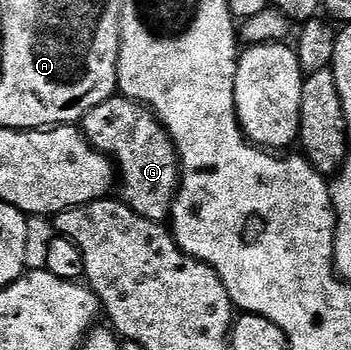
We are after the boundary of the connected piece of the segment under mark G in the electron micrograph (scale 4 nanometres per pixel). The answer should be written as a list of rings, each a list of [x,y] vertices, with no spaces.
[[[115,95],[104,99],[100,107],[92,107],[92,111],[83,115],[80,128],[88,144],[114,162],[120,189],[122,185],[120,199],[128,208],[136,211],[136,215],[144,215],[144,219],[165,222],[173,214],[178,186],[182,184],[182,164],[178,162],[174,140],[170,138],[158,116],[139,101],[133,101],[131,97]]]

